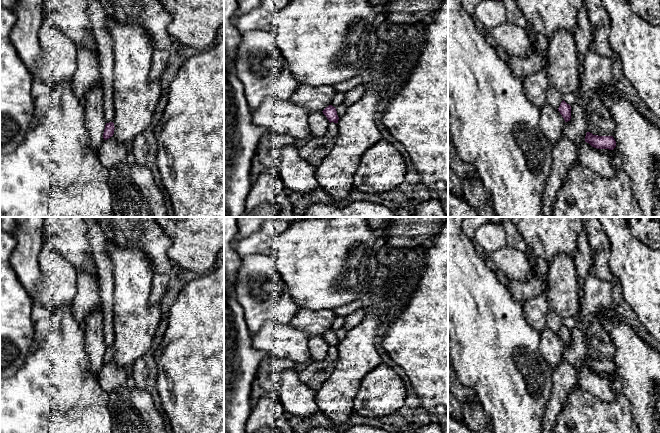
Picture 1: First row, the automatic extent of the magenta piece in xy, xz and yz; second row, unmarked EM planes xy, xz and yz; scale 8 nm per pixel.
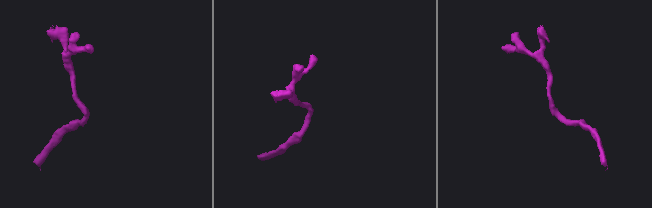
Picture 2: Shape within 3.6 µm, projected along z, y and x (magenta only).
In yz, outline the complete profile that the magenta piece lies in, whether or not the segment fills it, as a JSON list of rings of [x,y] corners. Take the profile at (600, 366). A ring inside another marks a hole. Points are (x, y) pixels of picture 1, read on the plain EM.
[[[590,356],[586,357],[585,366],[597,373],[613,374],[616,371],[616,365],[613,360],[598,360]]]

